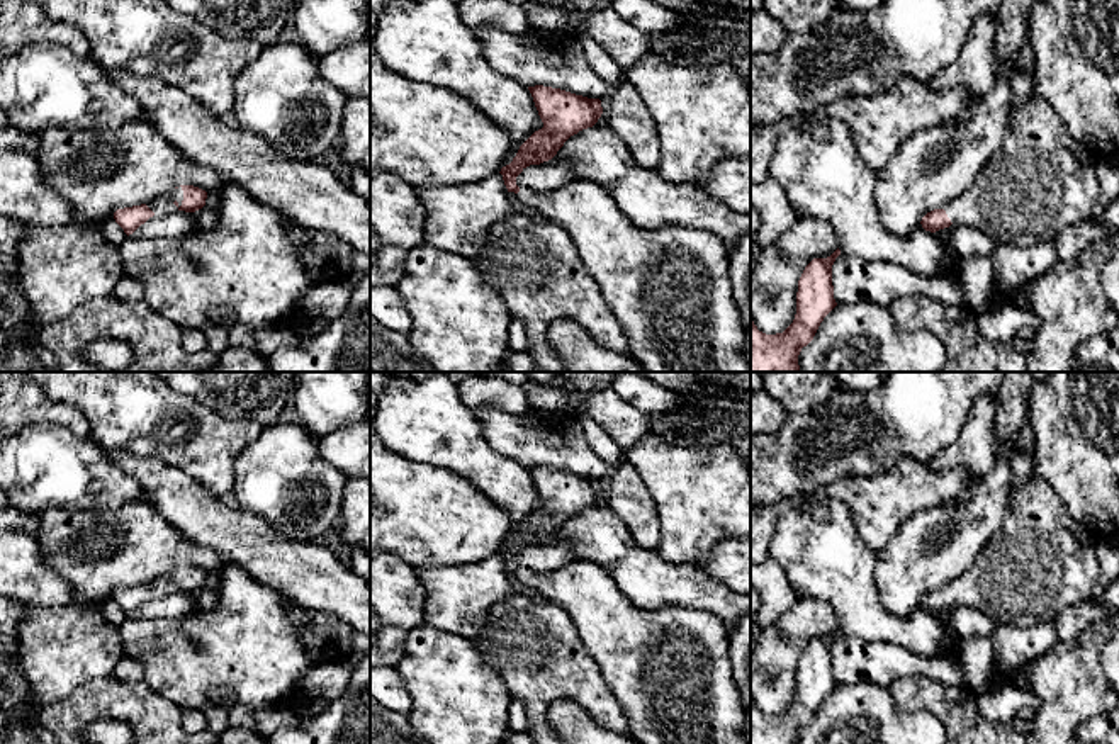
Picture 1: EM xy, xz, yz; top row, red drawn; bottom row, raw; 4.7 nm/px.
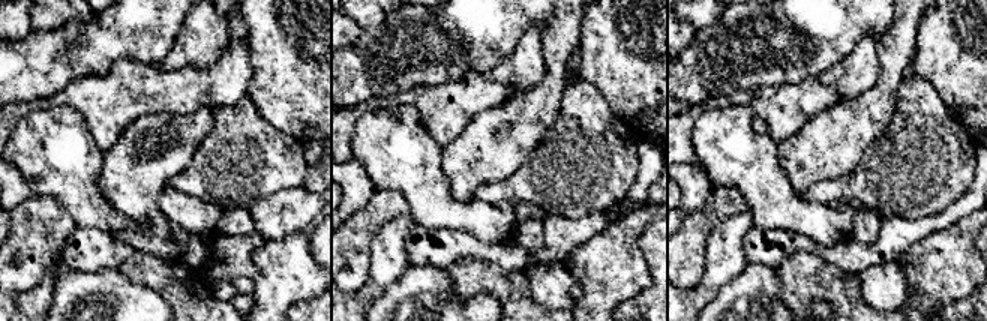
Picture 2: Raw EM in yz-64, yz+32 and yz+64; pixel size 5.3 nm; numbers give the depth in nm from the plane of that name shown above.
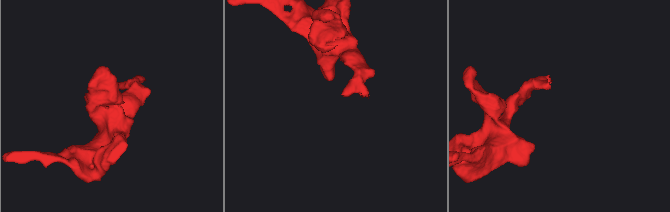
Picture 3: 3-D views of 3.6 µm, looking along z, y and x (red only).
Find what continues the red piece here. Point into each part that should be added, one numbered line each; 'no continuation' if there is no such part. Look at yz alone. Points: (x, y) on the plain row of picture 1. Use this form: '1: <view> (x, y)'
1: yz (1041, 561)

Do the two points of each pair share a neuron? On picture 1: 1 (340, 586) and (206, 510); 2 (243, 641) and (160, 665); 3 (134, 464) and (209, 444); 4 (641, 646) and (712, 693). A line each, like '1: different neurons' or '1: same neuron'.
1: same neuron
2: same neuron
3: different neurons
4: same neuron

